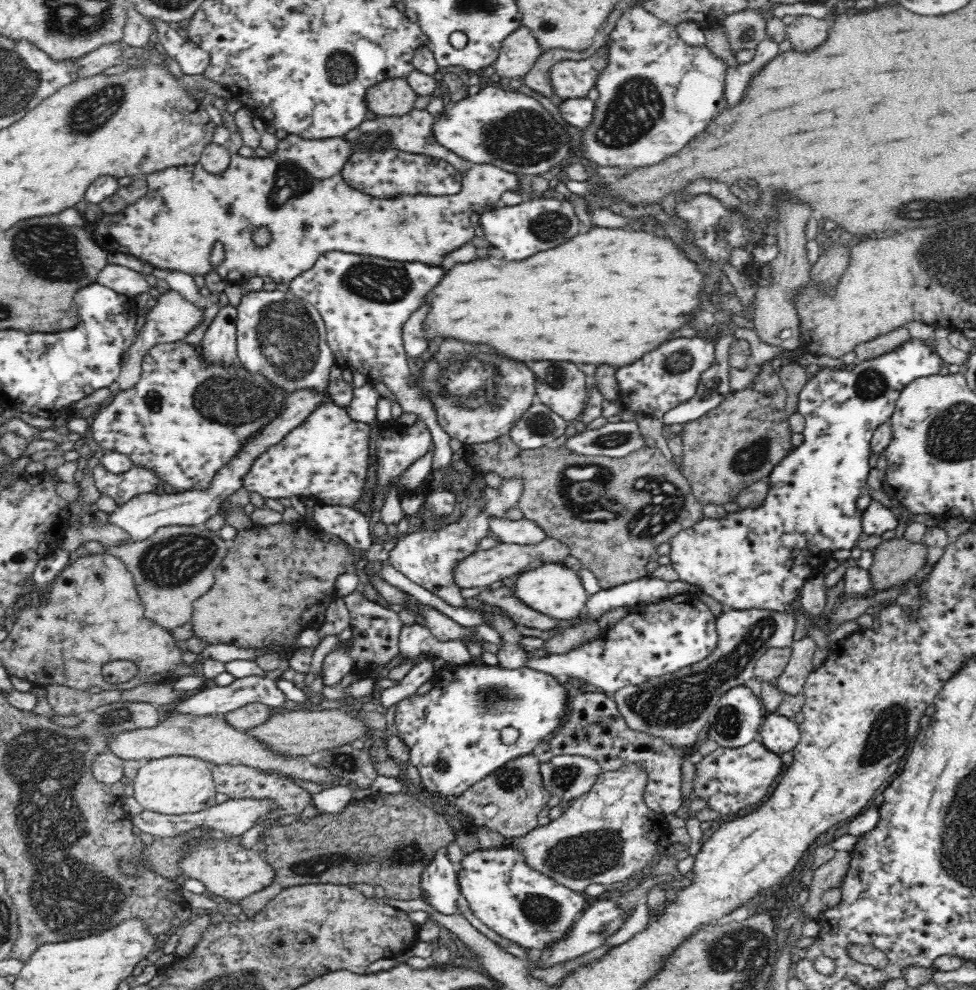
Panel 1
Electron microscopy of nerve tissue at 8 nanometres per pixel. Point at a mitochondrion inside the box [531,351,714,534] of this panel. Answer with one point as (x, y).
(618, 439)

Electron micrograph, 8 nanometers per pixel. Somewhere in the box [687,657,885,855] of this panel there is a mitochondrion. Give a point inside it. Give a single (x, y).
(727, 724)

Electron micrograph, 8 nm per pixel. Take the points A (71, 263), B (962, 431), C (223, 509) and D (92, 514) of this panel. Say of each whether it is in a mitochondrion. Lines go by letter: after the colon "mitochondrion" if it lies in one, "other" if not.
A: mitochondrion
B: mitochondrion
C: other
D: other

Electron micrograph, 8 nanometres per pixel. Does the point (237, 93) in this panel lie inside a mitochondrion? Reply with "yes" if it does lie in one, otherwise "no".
no

